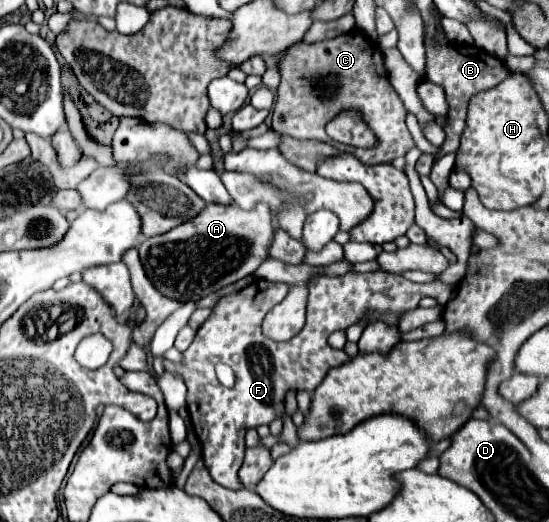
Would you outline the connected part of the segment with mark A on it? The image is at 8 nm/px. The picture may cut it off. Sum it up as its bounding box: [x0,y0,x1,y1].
[138,203,276,301]

